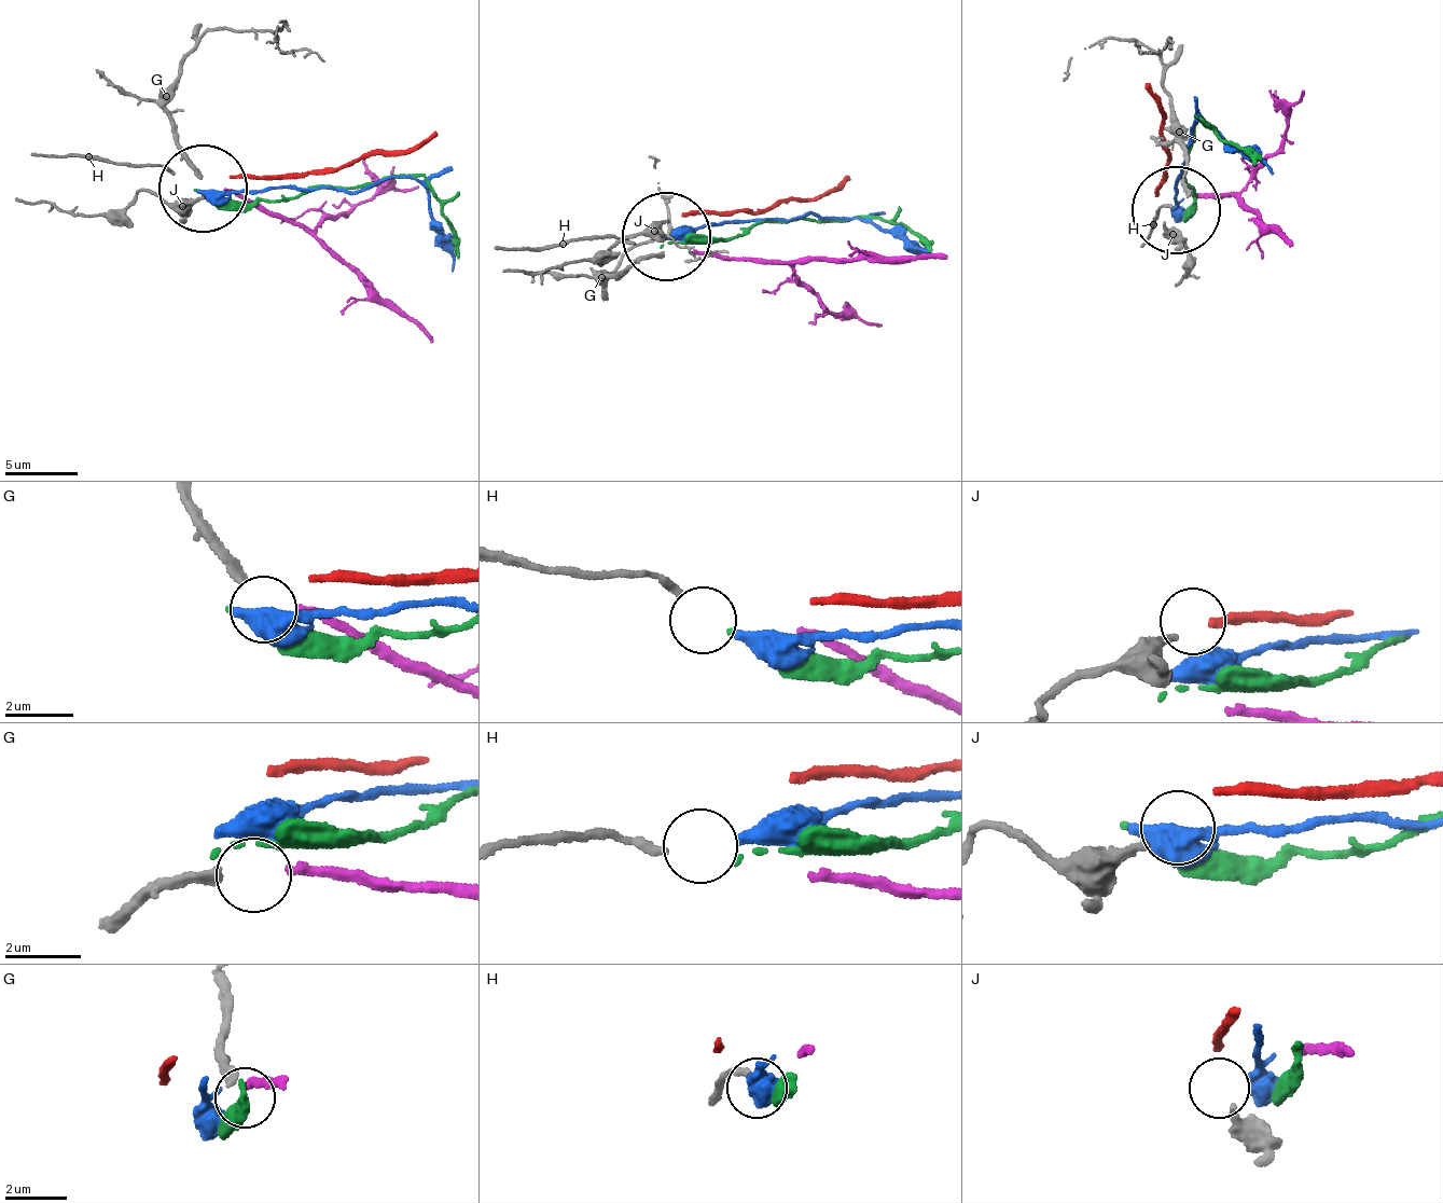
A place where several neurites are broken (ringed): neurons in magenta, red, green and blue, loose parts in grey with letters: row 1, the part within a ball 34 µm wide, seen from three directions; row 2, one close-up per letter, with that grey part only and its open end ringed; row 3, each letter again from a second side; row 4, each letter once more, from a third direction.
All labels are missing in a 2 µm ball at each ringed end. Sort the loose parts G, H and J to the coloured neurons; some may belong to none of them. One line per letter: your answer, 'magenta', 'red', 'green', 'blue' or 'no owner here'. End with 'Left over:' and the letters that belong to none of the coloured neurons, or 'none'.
G: magenta
H: blue
J: no owner here
Left over: J

